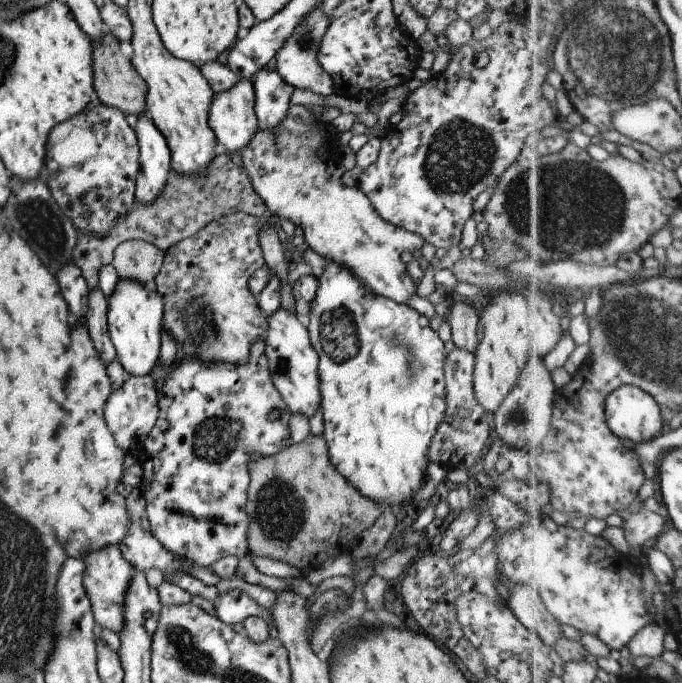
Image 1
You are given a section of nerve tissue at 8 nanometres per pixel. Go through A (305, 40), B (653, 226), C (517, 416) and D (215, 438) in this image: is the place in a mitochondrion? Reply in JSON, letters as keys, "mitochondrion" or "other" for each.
{"A":"mitochondrion","B":"other","C":"mitochondrion","D":"mitochondrion"}

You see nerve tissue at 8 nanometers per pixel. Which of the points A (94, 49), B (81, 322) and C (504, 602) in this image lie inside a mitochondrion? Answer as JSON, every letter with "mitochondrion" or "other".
{"A":"other","B":"other","C":"other"}

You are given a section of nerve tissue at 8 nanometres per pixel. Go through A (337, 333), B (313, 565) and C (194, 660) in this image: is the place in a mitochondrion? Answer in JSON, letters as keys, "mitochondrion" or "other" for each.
{"A":"mitochondrion","B":"other","C":"mitochondrion"}

